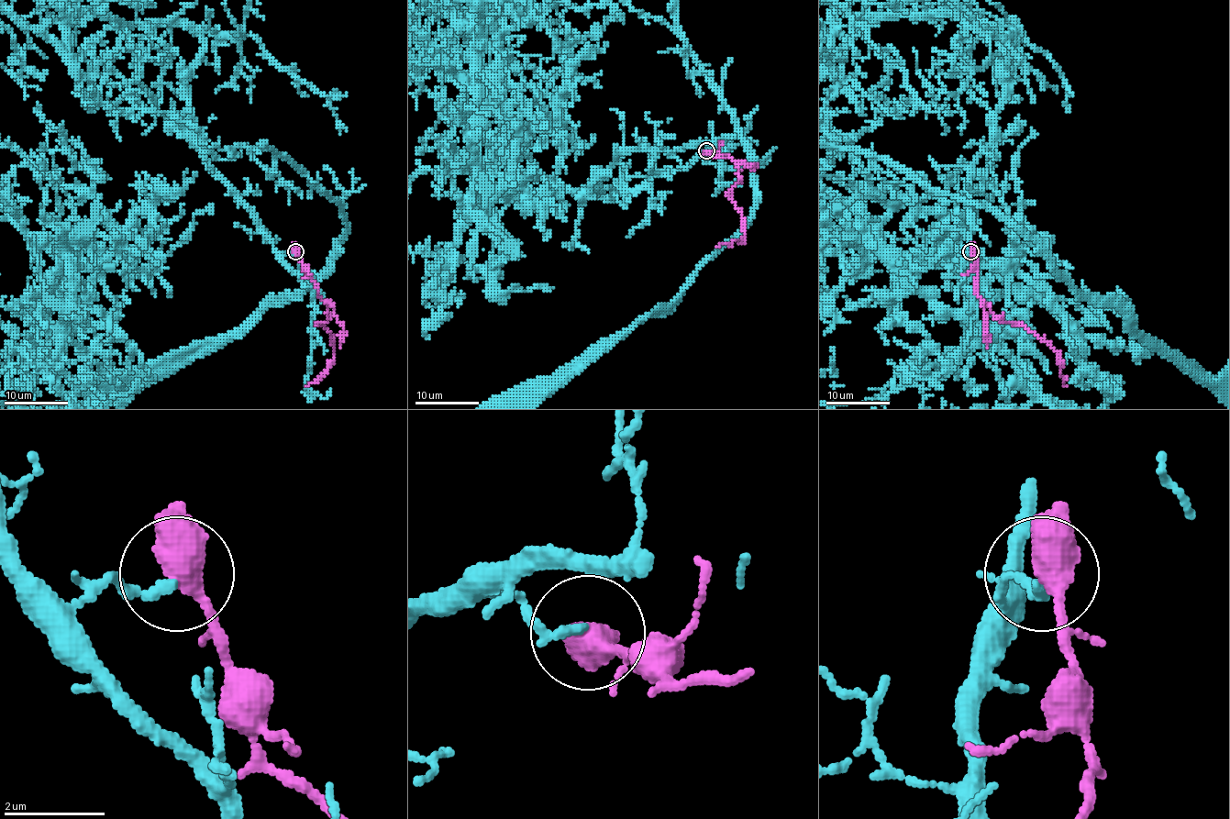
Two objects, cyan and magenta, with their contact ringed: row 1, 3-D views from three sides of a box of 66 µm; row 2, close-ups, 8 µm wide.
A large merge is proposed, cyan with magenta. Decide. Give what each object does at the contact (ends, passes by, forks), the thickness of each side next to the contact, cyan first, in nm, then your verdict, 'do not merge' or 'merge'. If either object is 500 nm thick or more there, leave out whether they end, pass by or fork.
170 nm thick on the cyan side, 500 nm on the other; do not merge

